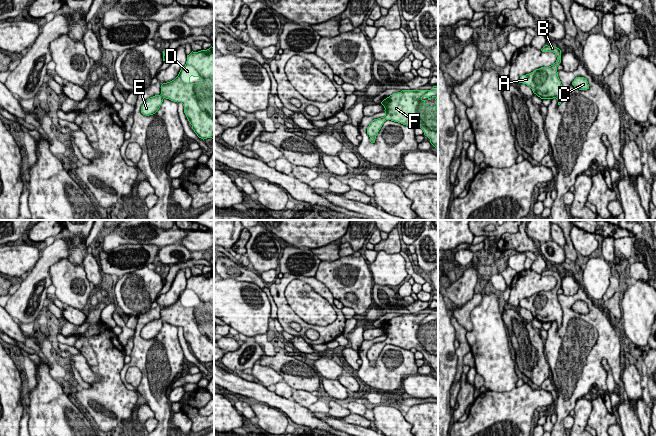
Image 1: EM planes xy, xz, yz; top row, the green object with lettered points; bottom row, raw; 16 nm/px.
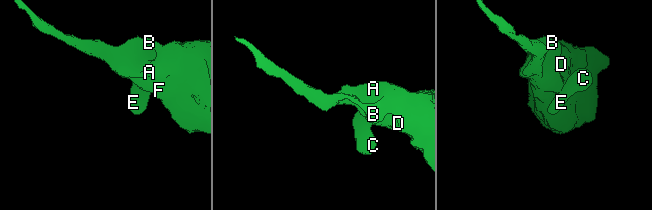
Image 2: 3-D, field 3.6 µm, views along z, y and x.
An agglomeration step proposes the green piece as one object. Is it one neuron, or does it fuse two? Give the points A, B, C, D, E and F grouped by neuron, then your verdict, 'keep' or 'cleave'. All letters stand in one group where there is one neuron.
groups A B C D E F; keep

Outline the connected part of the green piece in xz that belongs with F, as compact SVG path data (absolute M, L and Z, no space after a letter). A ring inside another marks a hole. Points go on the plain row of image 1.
M433 310L431 314L402 314L393 317L381 328L385 332L385 340L374 343L367 351L371 367L375 366L384 346L391 344L406 350L415 348L423 354L430 367L438 374L438 310ZM423 320L428 324L431 324L431 320L435 321L436 329L426 329Z

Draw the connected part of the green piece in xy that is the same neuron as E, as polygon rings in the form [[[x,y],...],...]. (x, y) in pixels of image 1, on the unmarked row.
[[[214,271],[187,279],[186,288],[178,300],[161,309],[161,318],[148,322],[141,330],[141,337],[149,340],[155,338],[162,329],[163,323],[181,326],[184,337],[192,353],[201,363],[214,363]]]

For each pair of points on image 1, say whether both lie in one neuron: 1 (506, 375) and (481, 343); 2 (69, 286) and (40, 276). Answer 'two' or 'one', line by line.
1: one
2: two

